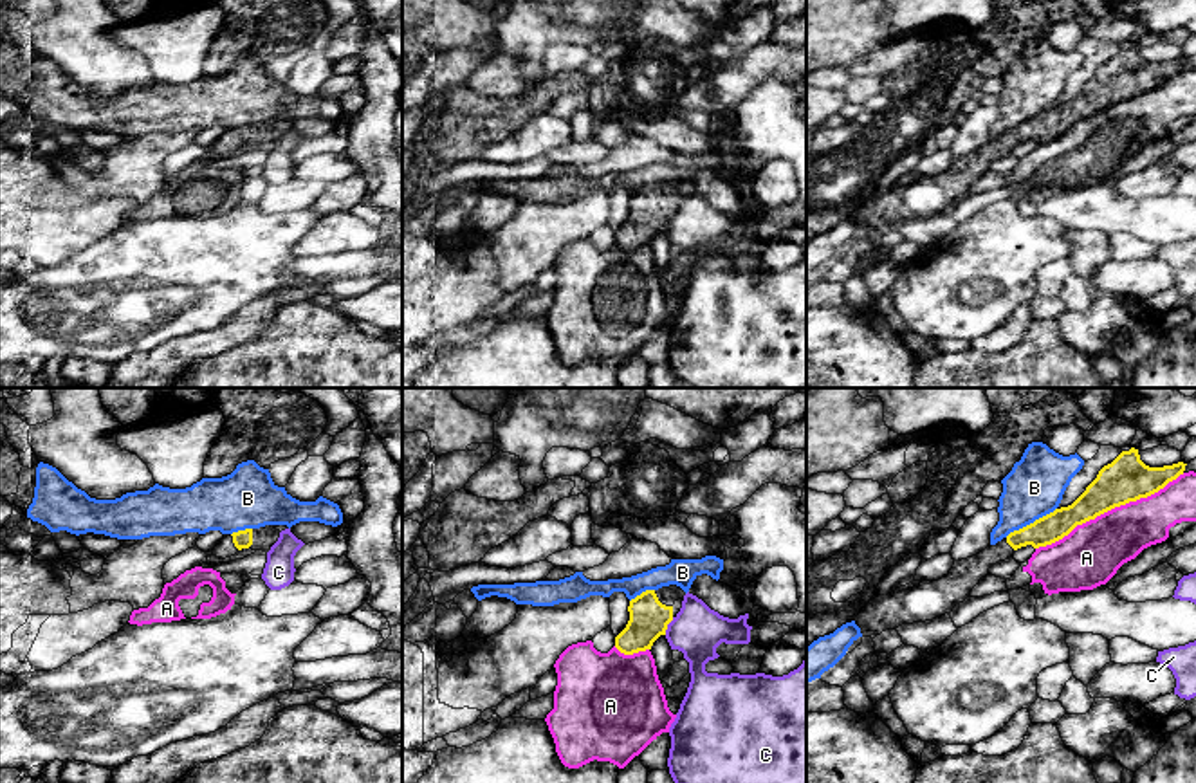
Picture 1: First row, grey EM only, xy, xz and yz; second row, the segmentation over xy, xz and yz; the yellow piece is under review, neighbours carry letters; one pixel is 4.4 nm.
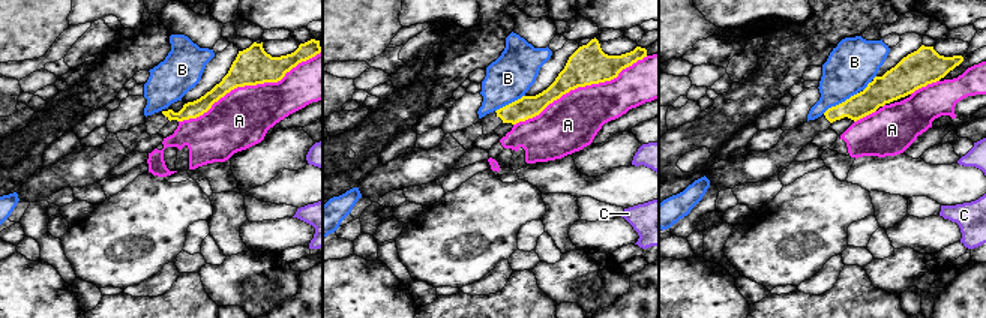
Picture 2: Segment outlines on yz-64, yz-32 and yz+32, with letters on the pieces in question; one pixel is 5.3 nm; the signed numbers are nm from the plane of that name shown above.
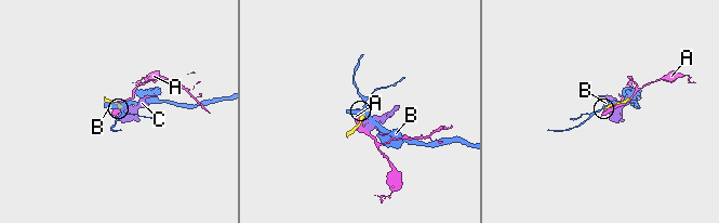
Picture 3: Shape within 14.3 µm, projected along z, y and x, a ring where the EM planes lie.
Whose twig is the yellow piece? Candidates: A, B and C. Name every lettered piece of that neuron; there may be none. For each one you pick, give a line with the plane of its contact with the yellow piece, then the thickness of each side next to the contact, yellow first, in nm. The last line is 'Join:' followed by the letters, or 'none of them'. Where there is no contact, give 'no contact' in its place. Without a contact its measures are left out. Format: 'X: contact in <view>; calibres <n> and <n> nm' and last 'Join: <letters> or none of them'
Join: none of them

